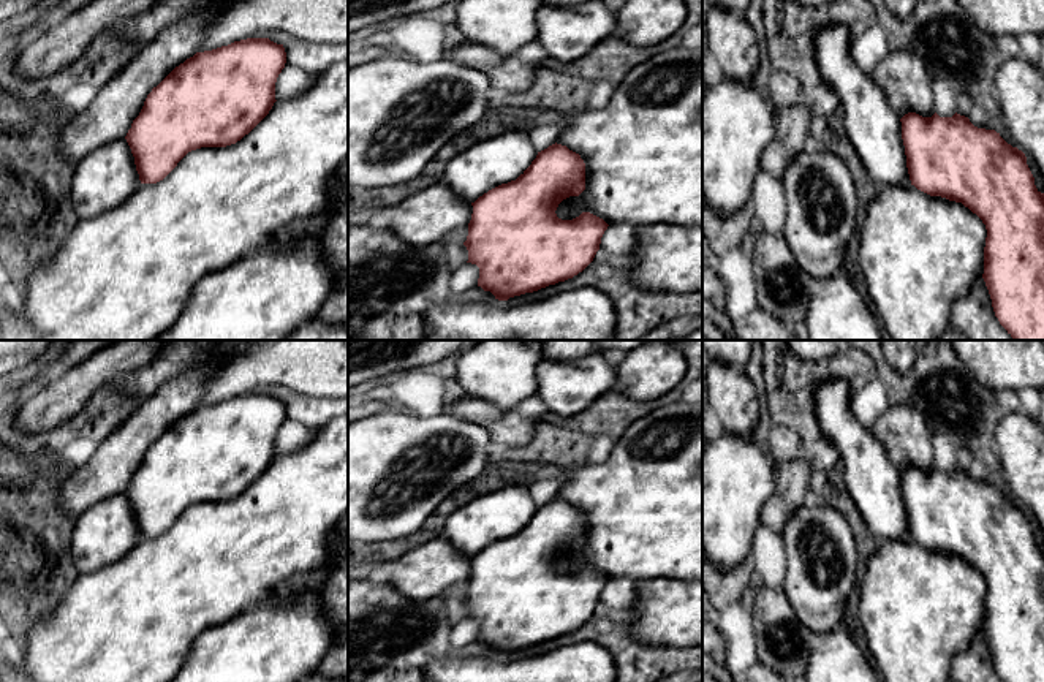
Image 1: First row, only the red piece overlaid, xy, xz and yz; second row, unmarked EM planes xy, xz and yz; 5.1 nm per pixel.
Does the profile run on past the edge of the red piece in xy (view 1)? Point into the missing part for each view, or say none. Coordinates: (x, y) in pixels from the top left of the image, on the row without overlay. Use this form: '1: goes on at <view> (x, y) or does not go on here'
1: goes on at xy (103, 534)

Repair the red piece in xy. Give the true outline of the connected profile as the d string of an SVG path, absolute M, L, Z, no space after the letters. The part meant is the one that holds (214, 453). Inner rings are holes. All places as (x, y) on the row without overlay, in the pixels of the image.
M247 392L196 407L147 449L127 491L87 508L74 519L70 551L76 574L122 559L141 538L163 535L191 505L226 502L248 489L272 464L275 437L286 418L283 399Z

